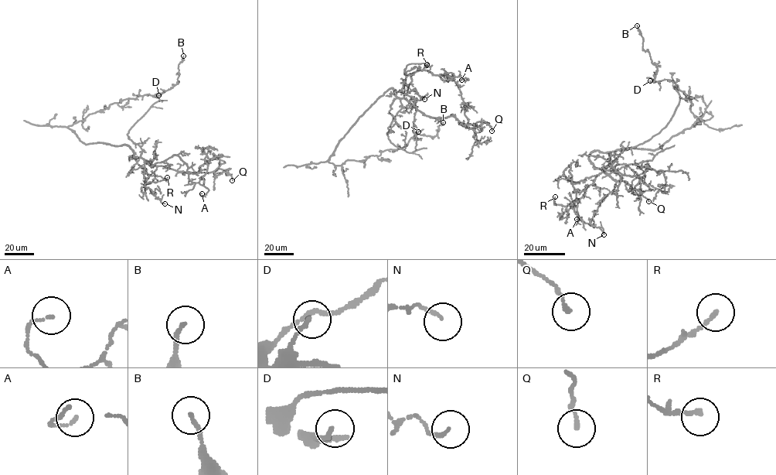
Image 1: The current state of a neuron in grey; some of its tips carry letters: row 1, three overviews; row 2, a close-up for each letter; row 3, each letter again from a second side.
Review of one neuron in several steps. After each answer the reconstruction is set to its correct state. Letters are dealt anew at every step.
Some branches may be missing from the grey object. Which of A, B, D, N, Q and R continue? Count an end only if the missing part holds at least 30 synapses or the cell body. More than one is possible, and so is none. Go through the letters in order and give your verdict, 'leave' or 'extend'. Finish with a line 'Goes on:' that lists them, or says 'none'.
A: leave
B: leave
D: leave
N: leave
Q: leave
R: leave
Goes on: none

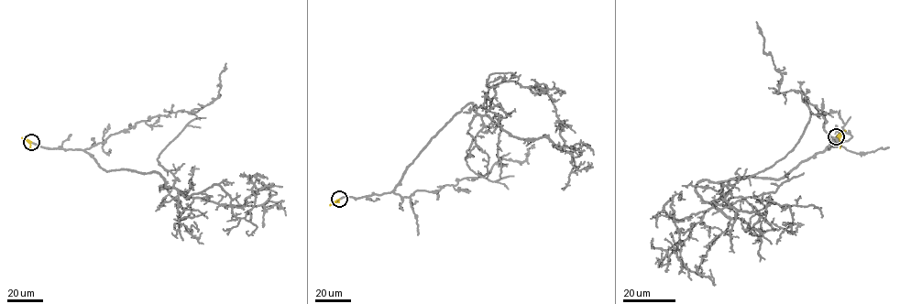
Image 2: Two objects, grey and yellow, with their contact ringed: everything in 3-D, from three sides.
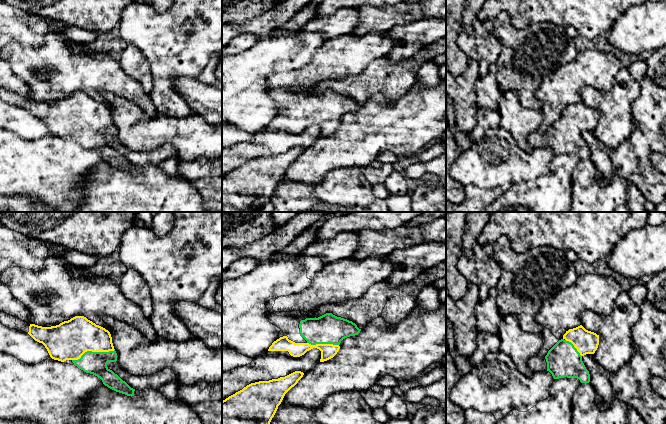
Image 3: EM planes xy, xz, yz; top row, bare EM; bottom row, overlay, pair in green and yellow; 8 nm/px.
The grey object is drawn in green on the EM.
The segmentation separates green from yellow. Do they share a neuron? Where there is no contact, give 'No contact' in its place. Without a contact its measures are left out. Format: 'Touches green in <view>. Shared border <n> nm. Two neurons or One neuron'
Touches green in xy. Shared border 360 nm. One neuron

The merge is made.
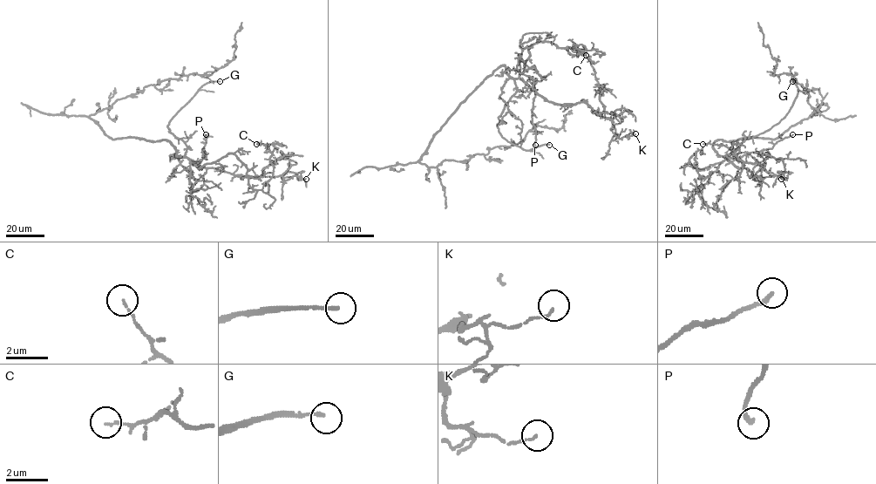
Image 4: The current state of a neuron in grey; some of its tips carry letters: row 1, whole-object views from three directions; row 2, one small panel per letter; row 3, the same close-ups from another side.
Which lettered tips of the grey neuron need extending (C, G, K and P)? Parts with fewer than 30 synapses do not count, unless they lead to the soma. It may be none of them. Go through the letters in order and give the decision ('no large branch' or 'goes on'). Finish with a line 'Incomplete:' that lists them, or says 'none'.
C: no large branch
G: goes on
K: no large branch
P: no large branch
Incomplete: G

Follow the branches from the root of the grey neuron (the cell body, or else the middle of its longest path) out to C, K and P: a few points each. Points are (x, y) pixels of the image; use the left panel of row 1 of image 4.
C: (119, 139), (166, 139), (177, 155), (247, 177), (259, 176), (275, 163), (270, 162), (268, 146), (256, 144)
K: (119, 139), (166, 139), (177, 155), (247, 177), (259, 176), (284, 157), (289, 160), (288, 172), (306, 179)
P: (119, 139), (166, 139), (177, 155), (199, 161), (205, 155), (202, 149), (206, 134)

